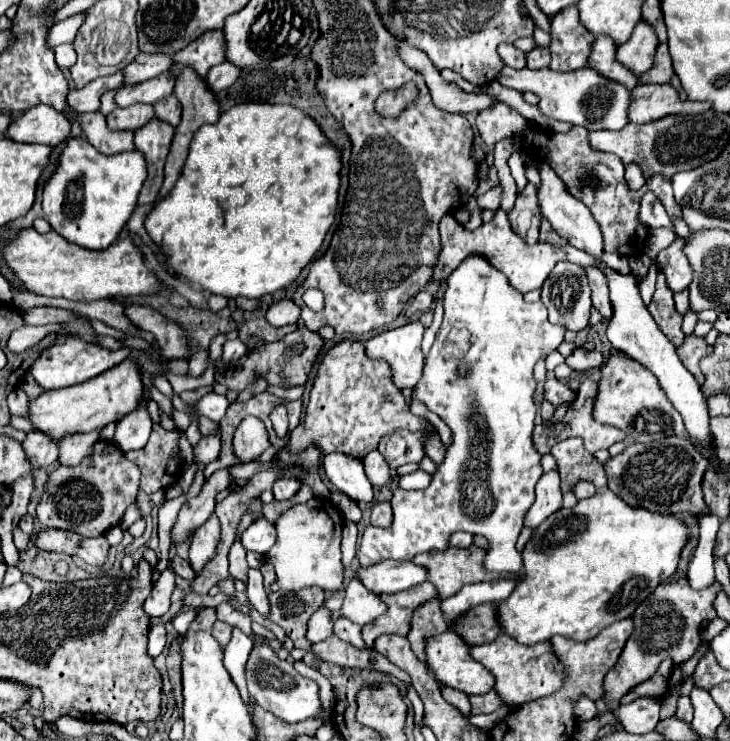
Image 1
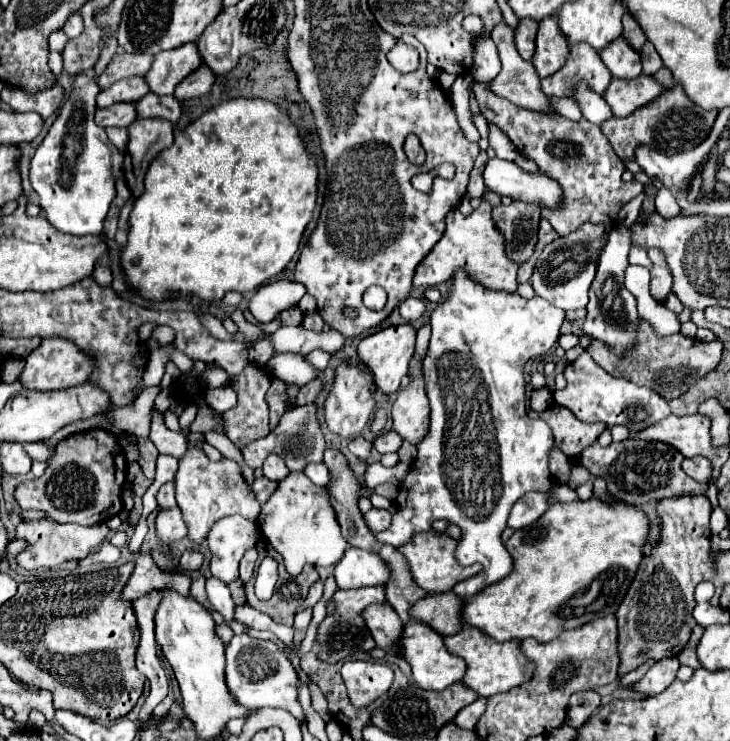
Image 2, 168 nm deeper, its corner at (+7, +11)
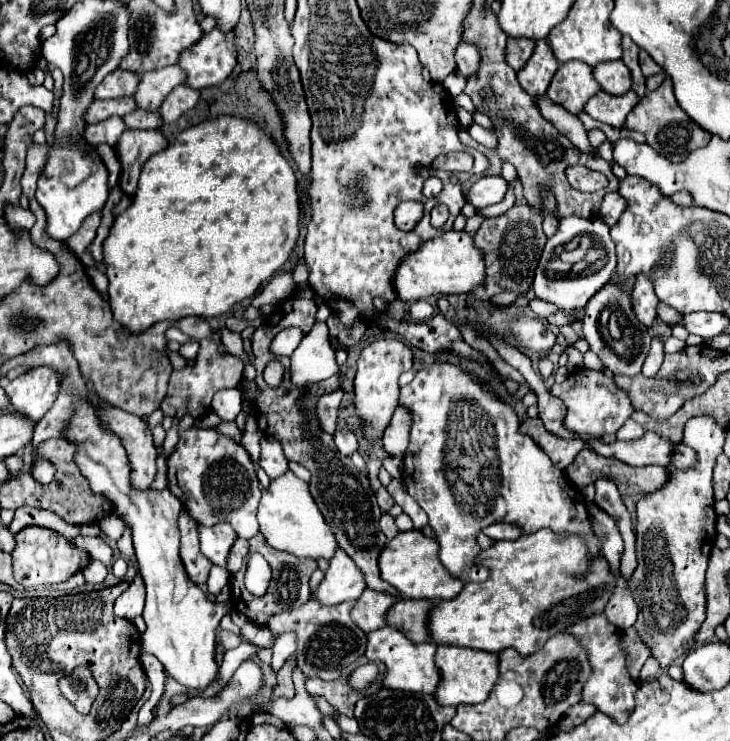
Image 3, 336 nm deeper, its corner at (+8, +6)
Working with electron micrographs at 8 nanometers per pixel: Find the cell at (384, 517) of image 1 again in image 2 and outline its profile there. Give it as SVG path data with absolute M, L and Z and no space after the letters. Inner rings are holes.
M371 509L365 513L365 521L367 521L367 527L371 531L385 531L391 523L391 513L387 509Z

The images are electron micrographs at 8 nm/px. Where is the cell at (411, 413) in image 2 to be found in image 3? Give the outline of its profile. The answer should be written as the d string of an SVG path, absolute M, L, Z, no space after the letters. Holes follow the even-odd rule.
M396 408L390 426L384 432L382 444L388 456L402 456L408 446L408 432L410 432L410 414L404 408Z

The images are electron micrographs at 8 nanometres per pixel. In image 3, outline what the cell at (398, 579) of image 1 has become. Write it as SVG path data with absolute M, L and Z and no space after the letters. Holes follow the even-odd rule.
M338 548L334 552L334 558L330 558L330 566L324 574L324 580L318 584L314 598L322 606L334 606L346 600L358 600L364 588L366 588L366 582L362 572L346 556L346 552Z

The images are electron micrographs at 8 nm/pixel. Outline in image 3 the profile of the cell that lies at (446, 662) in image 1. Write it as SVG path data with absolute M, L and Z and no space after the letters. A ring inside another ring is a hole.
M390 626L372 630L366 636L368 636L368 642L366 642L364 656L368 660L380 660L386 666L386 672L380 680L382 688L404 690L404 692L424 692L424 694L432 694L436 690L438 670L434 666L434 644L430 644L430 642L414 644L402 632L390 628Z

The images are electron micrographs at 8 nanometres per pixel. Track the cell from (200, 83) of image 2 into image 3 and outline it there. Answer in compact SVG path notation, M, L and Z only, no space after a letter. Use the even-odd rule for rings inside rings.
M180 84L178 88L174 88L166 96L166 100L162 102L162 106L158 108L158 114L162 116L164 126L176 122L182 114L186 114L188 110L192 110L196 106L198 98L200 98L200 92L198 90L192 90L190 86Z

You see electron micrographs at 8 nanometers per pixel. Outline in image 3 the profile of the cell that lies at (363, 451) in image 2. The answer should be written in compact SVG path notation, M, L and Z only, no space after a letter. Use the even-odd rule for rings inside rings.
M336 430L334 432L334 442L336 442L336 448L346 456L356 452L356 448L358 448L358 440L350 430Z

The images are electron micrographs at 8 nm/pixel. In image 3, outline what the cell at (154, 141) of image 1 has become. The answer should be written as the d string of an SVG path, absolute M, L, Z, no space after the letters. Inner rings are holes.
M124 130L120 140L116 142L116 154L122 164L120 174L120 188L124 194L132 196L138 186L138 176L142 172L144 162L164 150L168 146L168 140L162 136L160 130Z

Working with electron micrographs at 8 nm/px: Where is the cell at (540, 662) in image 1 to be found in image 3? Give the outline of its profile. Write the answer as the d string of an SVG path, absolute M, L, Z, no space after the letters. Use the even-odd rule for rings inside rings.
M438 646L434 662L440 672L440 682L438 688L434 690L434 698L440 706L480 704L488 698L490 690L498 682L498 656L490 652L466 650L458 646Z

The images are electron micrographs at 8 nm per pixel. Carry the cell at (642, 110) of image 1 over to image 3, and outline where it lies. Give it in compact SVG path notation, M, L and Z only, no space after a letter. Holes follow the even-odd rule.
M632 90L624 96L610 96L610 94L598 92L586 102L584 112L588 112L594 120L598 120L602 124L610 124L614 128L624 128L626 116L638 104L638 100L640 100L638 94Z

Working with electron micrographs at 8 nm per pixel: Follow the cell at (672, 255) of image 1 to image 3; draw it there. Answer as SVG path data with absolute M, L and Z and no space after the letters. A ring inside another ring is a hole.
M640 274L634 282L634 290L630 296L632 296L632 310L634 310L636 318L646 328L650 328L656 318L656 304L658 304L658 296L654 294L652 282L644 274Z

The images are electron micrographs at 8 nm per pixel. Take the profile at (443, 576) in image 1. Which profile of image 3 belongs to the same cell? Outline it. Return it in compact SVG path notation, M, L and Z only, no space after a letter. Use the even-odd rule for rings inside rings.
M420 530L400 532L396 538L392 538L378 558L378 568L382 574L382 580L386 580L390 586L394 586L400 594L410 599L426 600L450 600L458 596L464 582L454 578L440 562L438 558L438 542L434 538L424 536Z

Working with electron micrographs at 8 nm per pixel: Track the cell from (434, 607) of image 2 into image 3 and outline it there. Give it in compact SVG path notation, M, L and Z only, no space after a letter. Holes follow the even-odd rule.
M398 600L388 612L386 622L388 626L402 630L406 638L412 638L412 642L426 642L428 640L428 628L426 618L432 604L428 600Z

